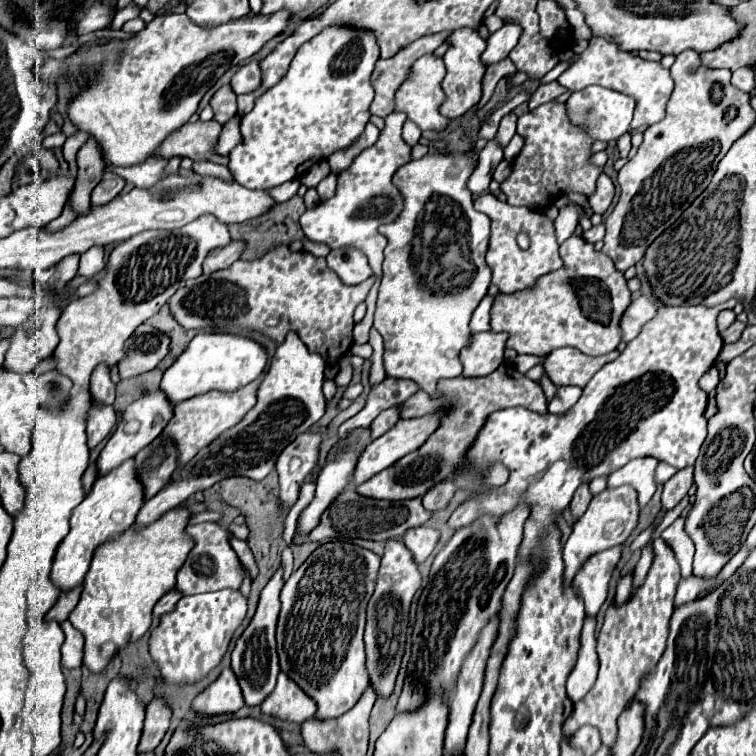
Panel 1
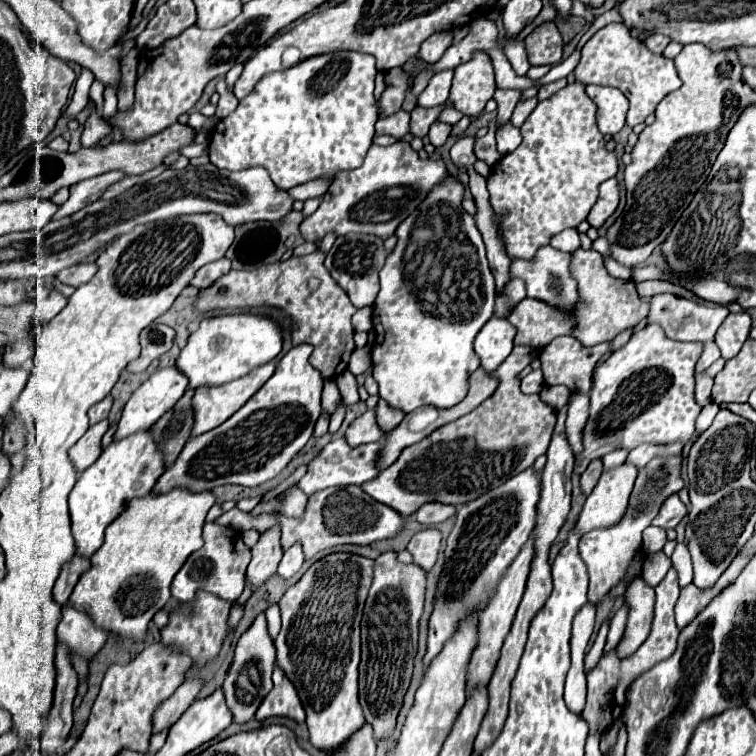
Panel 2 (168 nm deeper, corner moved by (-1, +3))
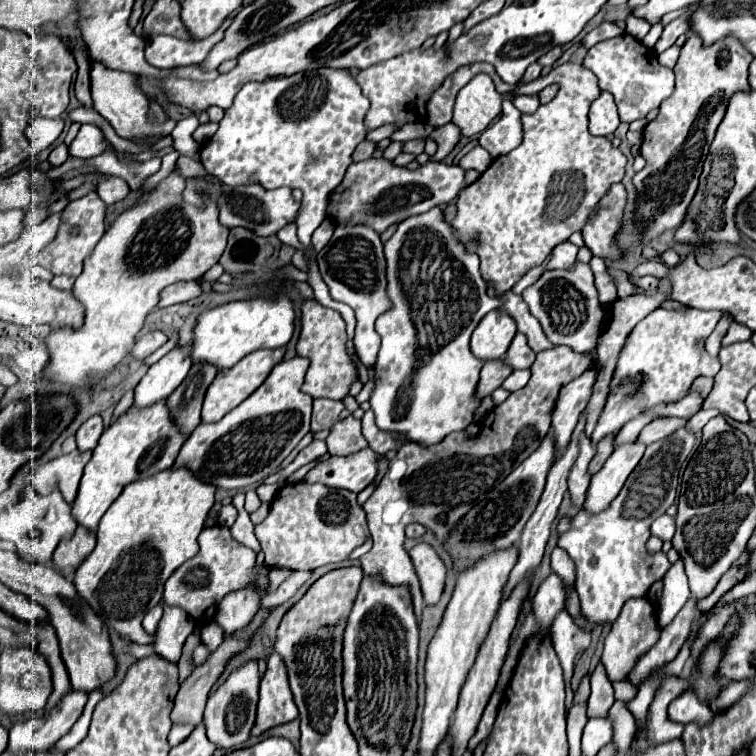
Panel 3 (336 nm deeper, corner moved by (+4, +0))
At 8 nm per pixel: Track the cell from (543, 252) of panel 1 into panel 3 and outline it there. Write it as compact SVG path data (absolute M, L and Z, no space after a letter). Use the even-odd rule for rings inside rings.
M578 262L566 270L546 270L532 286L522 292L532 316L542 324L544 334L552 344L566 344L576 352L588 352L596 348L598 324L602 322L602 310L594 276L588 264Z

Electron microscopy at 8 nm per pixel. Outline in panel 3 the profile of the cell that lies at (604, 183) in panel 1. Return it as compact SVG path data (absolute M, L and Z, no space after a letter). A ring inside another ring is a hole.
M612 184L606 196L598 202L596 210L582 228L584 244L600 258L618 258L620 252L614 250L614 234L620 228L622 212L626 204L626 190L622 184Z

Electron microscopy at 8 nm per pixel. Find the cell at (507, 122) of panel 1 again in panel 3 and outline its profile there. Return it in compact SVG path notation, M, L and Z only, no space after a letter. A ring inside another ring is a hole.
M536 94L534 96L516 96L512 102L522 114L534 114L538 110L538 106L540 106Z

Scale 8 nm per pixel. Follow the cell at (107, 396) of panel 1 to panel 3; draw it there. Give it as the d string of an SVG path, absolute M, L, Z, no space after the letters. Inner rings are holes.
M90 416L82 426L80 430L76 432L76 444L78 444L78 450L94 450L100 436L104 432L104 424L102 424L102 416Z

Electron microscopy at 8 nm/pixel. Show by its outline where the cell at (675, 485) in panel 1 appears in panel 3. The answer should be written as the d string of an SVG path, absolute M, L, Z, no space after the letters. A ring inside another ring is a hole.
M662 514L658 516L654 522L652 522L652 534L658 536L660 540L672 540L674 536L674 518L668 516L668 514Z

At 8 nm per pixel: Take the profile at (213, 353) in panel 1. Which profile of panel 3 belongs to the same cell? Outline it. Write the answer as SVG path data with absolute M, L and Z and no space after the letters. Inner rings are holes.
M252 298L230 302L198 316L198 324L194 328L190 358L192 364L212 364L218 370L232 368L246 354L260 348L280 348L286 346L294 332L294 308L290 298Z

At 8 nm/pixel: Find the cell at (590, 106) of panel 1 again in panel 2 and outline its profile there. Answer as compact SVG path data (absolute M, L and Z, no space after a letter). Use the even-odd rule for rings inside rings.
M587 85L587 95L595 101L597 109L601 109L601 133L619 133L625 125L625 115L629 109L627 97L615 87L601 85Z

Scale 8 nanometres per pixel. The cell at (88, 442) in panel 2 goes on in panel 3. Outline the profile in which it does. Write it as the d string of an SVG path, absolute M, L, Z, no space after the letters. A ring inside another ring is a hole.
M70 452L64 456L58 456L58 464L46 464L46 470L34 470L32 472L32 486L38 494L48 494L54 488L62 492L68 504L76 498L78 482L82 478L82 470L92 458L92 452Z

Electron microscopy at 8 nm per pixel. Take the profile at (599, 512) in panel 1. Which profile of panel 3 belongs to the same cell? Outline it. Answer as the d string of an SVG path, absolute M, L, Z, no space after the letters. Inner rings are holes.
M638 442L626 444L612 452L612 456L606 460L602 470L592 476L592 482L584 500L584 510L588 514L600 514L610 506L610 502L622 490L630 472L640 462L642 454L644 454L644 448Z

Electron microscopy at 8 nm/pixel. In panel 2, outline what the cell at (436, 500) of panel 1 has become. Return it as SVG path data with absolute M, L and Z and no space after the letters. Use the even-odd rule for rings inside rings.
M427 503L415 513L415 521L421 525L435 525L441 521L447 521L449 517L455 515L453 505L441 505L441 503Z

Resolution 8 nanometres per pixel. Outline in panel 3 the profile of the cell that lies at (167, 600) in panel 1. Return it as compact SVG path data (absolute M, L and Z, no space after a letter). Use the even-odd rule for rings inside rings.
M164 604L164 616L154 632L152 648L166 656L166 660L178 662L182 644L188 638L188 634L194 630L194 618L188 616L182 608L172 608Z

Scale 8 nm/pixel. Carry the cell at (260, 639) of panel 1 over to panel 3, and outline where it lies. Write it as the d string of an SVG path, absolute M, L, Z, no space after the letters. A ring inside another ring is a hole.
M248 660L240 668L236 668L224 680L224 684L218 690L214 690L214 694L208 698L208 704L204 710L206 734L218 748L234 750L236 746L240 746L250 736L250 728L254 724L256 704L258 704L258 686L260 686L258 662Z

